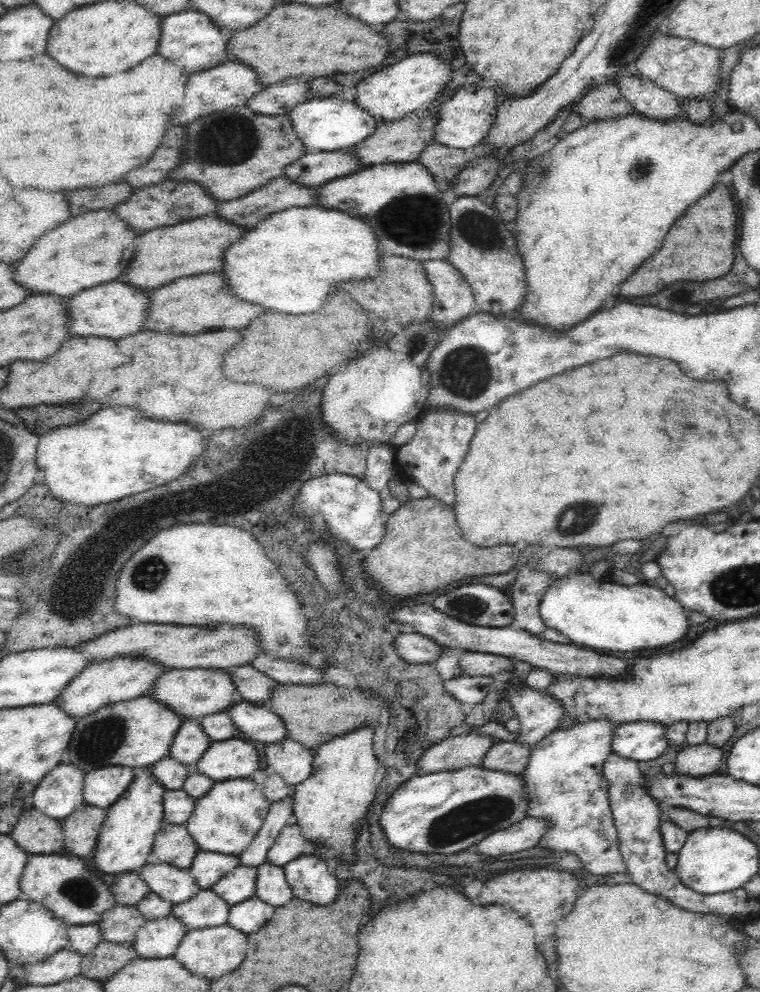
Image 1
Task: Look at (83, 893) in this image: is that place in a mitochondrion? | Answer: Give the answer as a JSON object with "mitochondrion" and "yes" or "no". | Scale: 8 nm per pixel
{"mitochondrion":"yes"}

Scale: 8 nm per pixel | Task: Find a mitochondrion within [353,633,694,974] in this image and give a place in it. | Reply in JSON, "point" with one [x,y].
{"point":[469,819]}

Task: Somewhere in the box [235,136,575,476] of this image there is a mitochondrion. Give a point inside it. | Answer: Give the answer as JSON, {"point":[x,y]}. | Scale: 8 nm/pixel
{"point":[408,220]}

